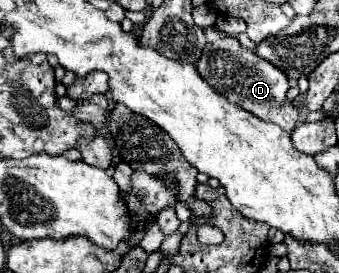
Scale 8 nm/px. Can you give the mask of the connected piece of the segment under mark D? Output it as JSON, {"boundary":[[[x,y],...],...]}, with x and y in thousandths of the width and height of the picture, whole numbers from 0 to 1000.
{"boundary":[[[667,128],[637,158],[614,158],[590,223],[578,231],[590,275],[673,370],[714,385],[726,407],[749,414],[779,443],[802,443],[826,458],[838,480],[861,487],[879,458],[879,399],[861,377],[844,377],[844,333],[855,326],[844,275],[796,238],[791,223],[767,223],[737,179],[714,172],[690,136]]]}

